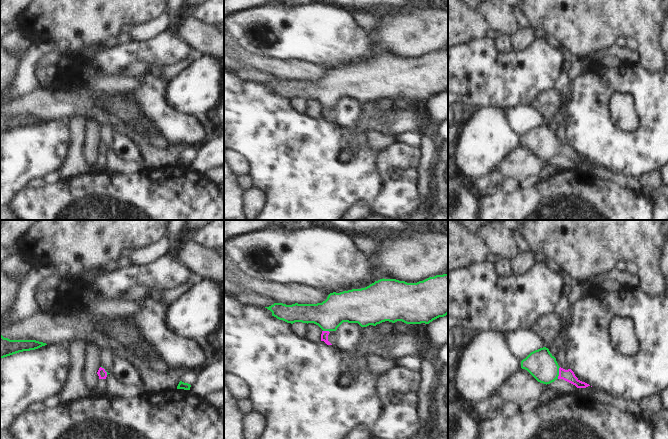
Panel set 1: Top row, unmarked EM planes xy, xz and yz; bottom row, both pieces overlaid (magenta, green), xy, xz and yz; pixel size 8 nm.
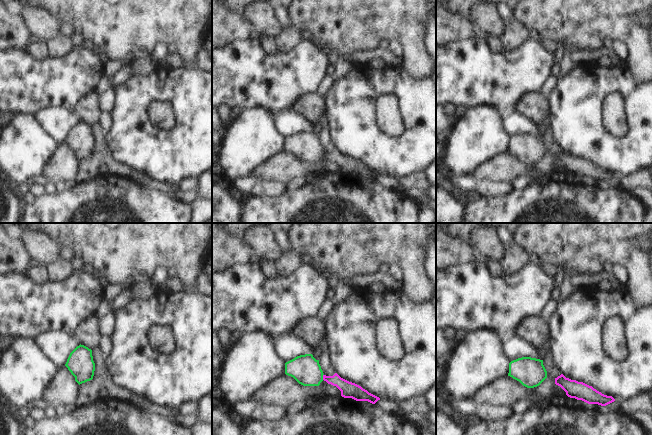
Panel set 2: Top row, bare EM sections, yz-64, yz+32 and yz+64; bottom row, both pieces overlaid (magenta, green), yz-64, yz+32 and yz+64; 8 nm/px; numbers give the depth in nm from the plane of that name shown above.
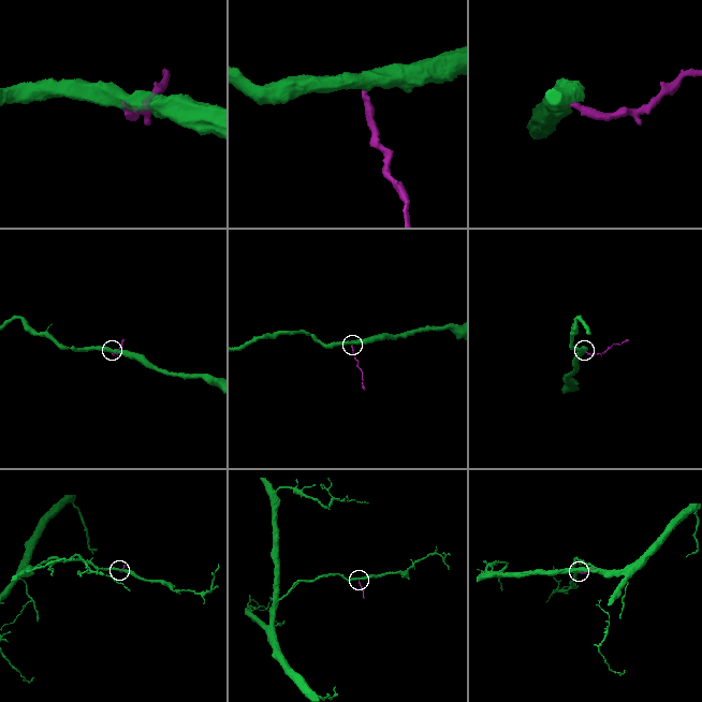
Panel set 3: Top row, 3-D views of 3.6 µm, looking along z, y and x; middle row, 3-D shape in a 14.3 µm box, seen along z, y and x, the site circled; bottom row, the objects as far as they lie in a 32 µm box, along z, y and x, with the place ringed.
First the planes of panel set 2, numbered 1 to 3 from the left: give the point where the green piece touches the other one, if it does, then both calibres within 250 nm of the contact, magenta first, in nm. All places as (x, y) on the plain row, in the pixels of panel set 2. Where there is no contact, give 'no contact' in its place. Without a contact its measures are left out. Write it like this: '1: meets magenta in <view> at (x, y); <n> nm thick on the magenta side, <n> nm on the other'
1: no contact
2: meets magenta in yz+32 at (323, 153); 130 nm thick on the magenta side, 240 nm on the other
3: no contact

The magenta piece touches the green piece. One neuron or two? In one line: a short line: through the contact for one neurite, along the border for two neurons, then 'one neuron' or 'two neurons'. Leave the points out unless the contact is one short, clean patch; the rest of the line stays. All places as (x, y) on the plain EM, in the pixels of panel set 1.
line yz (568, 151), (559, 149), (547, 146), (540, 139); one neuron

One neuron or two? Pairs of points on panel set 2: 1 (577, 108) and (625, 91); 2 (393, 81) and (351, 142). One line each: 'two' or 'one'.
1: one
2: one

